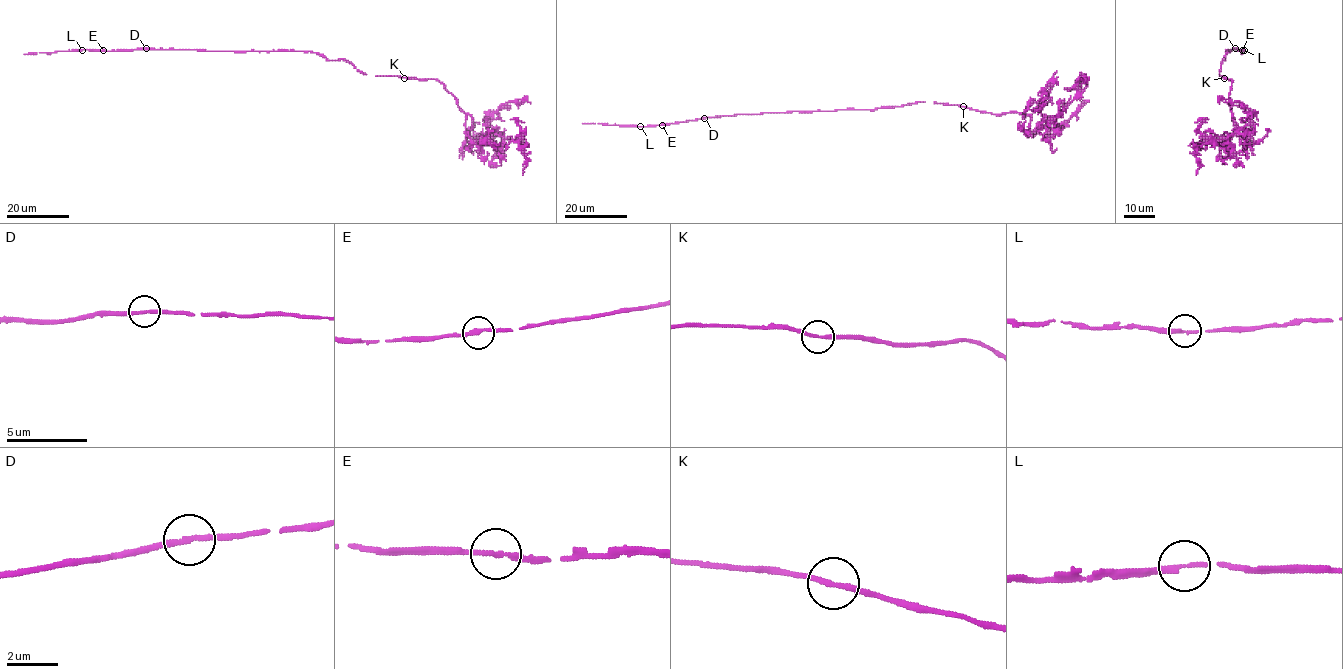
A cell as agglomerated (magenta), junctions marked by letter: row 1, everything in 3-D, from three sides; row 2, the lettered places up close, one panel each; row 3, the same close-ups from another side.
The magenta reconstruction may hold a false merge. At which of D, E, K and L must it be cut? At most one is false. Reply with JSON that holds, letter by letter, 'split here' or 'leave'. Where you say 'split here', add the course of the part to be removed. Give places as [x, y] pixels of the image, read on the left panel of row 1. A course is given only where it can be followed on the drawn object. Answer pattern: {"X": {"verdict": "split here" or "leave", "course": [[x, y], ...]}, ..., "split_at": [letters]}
{"D": {"verdict": "leave"}, "E": {"verdict": "leave"}, "K": {"verdict": "leave"}, "L": {"verdict": "leave"}, "split_at": []}

